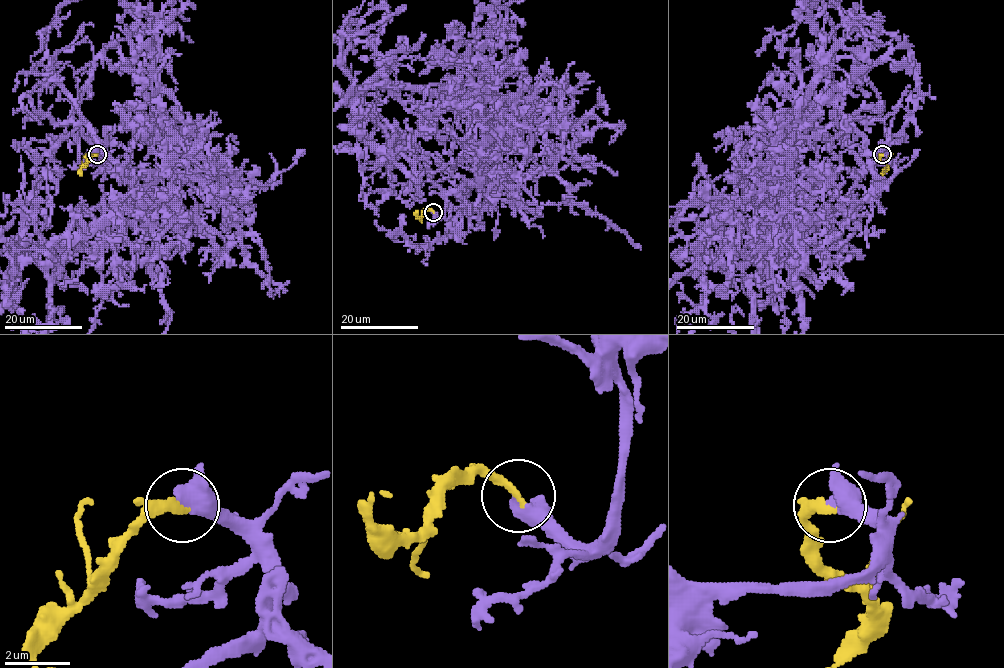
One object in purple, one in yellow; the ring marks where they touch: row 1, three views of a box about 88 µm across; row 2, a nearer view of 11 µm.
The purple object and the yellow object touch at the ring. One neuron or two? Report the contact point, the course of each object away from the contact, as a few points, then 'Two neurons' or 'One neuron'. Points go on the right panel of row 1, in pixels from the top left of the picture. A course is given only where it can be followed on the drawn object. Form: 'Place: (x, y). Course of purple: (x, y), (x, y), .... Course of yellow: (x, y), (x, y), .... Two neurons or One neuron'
Place: (882, 154). Course of purple: (882, 154), (866, 164), (807, 121), (834, 49), (814, 2). Course of yellow: (882, 154), (879, 158), (886, 168), (881, 174). One neuron

